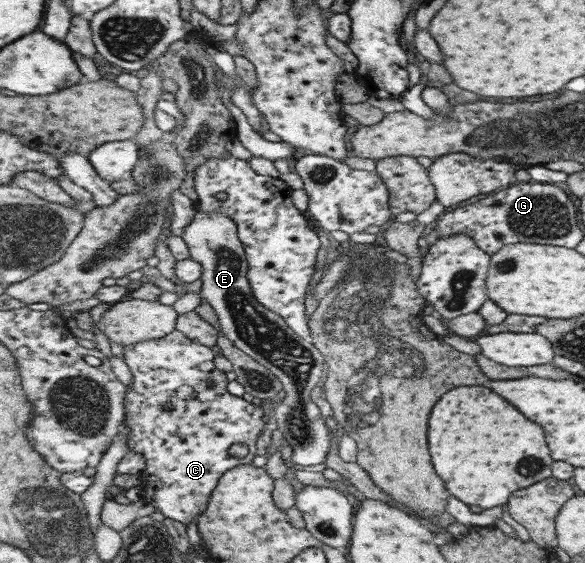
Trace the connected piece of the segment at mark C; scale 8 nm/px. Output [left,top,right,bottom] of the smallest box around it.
[123,329,265,525]

